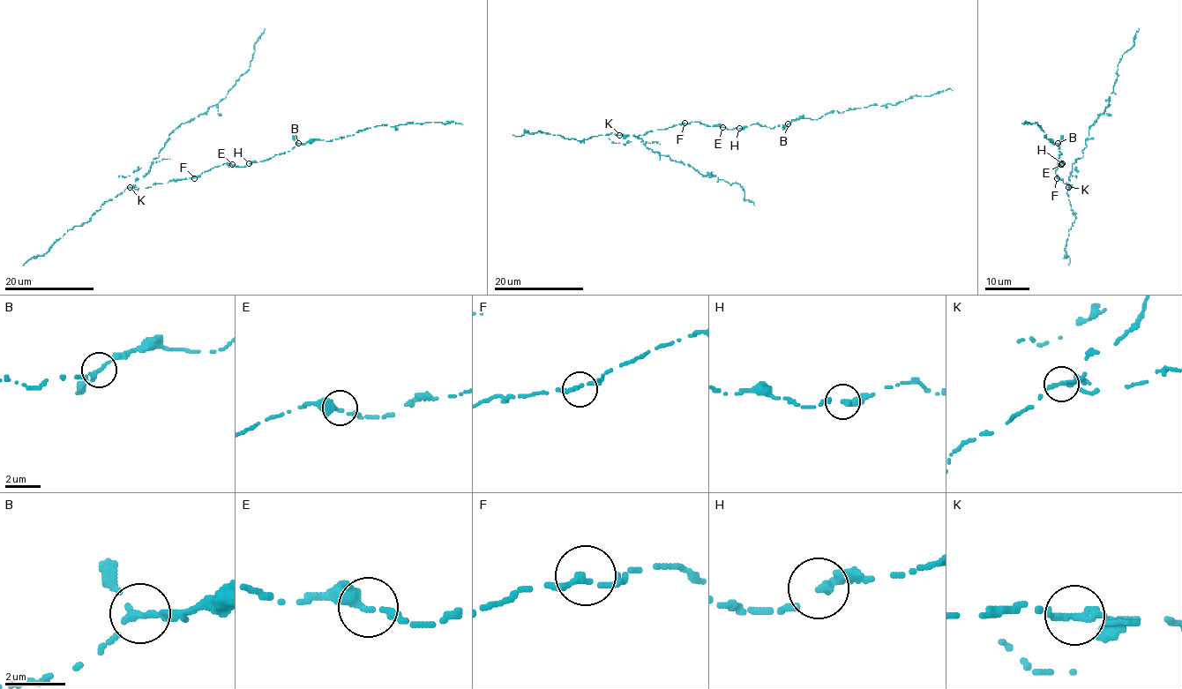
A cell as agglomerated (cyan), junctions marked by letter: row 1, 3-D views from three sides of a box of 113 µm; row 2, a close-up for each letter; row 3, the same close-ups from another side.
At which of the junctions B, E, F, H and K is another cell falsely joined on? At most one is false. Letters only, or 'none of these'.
K

